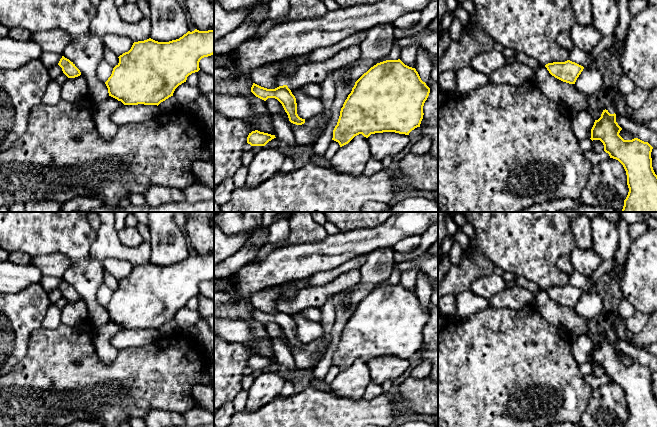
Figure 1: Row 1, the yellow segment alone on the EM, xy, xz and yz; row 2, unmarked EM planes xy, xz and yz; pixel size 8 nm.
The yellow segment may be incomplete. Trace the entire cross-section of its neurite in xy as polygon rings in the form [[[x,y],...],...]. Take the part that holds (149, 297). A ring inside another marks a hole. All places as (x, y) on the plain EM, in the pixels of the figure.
[[[214,254],[188,255],[182,261],[169,266],[158,266],[151,262],[134,266],[128,276],[120,279],[119,287],[113,292],[105,306],[109,320],[124,329],[159,329],[173,320],[175,313],[186,306],[187,301],[198,296],[202,282],[214,278]]]

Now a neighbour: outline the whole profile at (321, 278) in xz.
[[[366,255],[355,257],[339,267],[330,271],[324,271],[314,274],[307,278],[308,286],[321,286],[330,283],[342,273],[346,273],[352,269],[360,269],[366,262]]]

